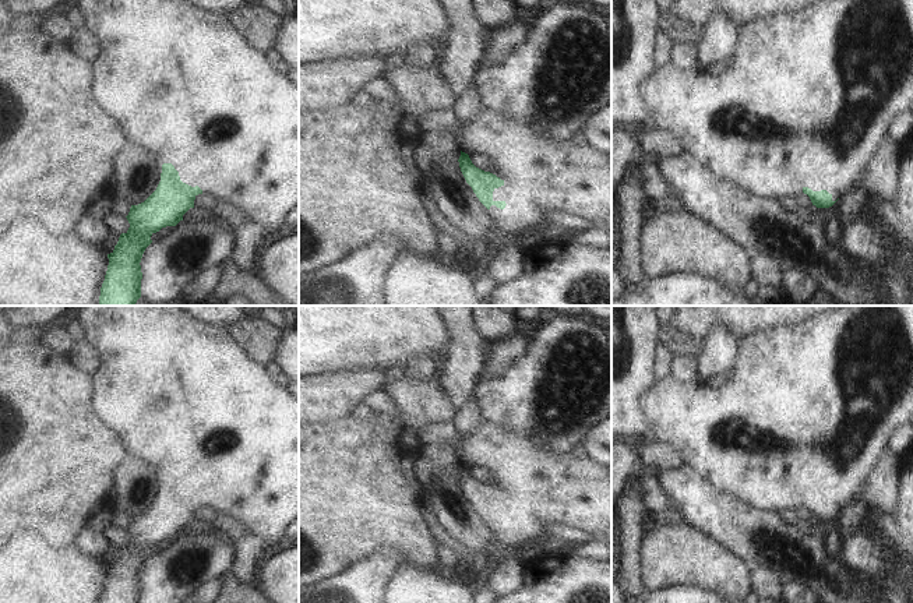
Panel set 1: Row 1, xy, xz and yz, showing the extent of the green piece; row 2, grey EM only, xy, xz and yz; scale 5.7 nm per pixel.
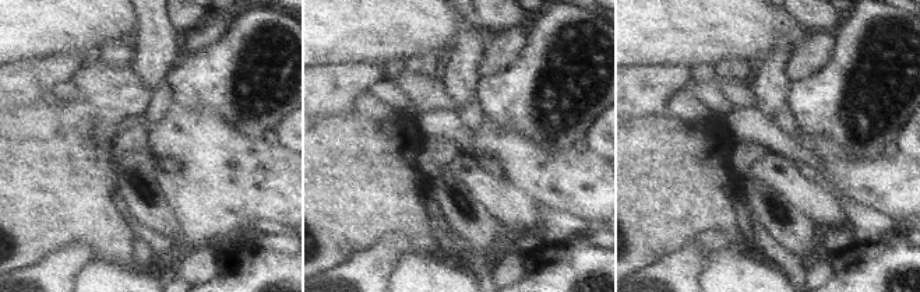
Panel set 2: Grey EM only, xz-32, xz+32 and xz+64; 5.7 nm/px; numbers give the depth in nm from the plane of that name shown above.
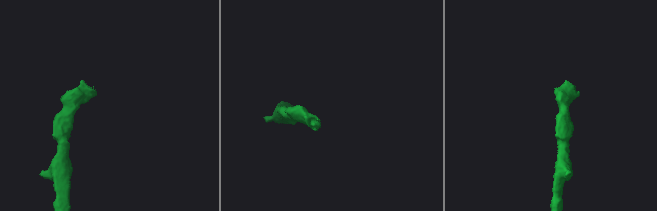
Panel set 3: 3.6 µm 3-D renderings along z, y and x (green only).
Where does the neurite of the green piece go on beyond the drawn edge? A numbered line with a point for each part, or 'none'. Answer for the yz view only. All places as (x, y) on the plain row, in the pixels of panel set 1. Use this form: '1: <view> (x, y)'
1: yz (808, 420)

